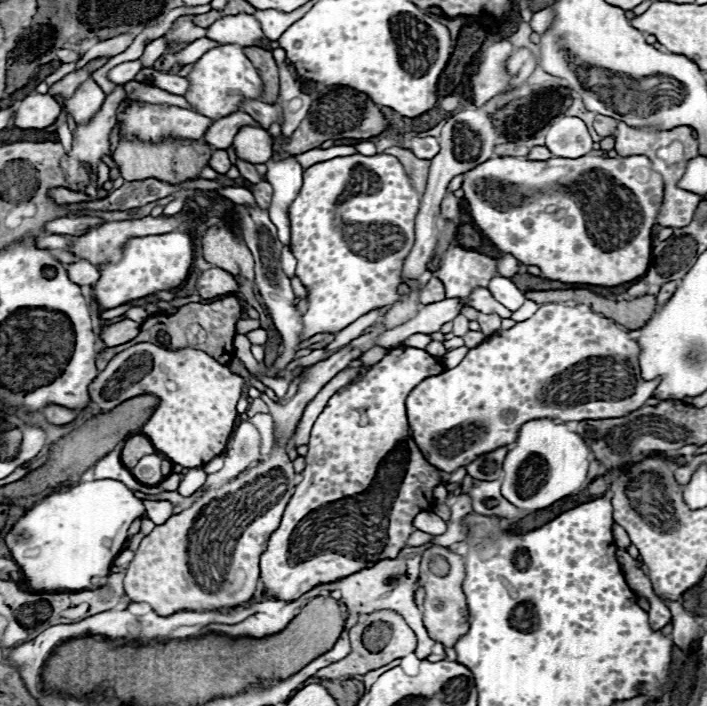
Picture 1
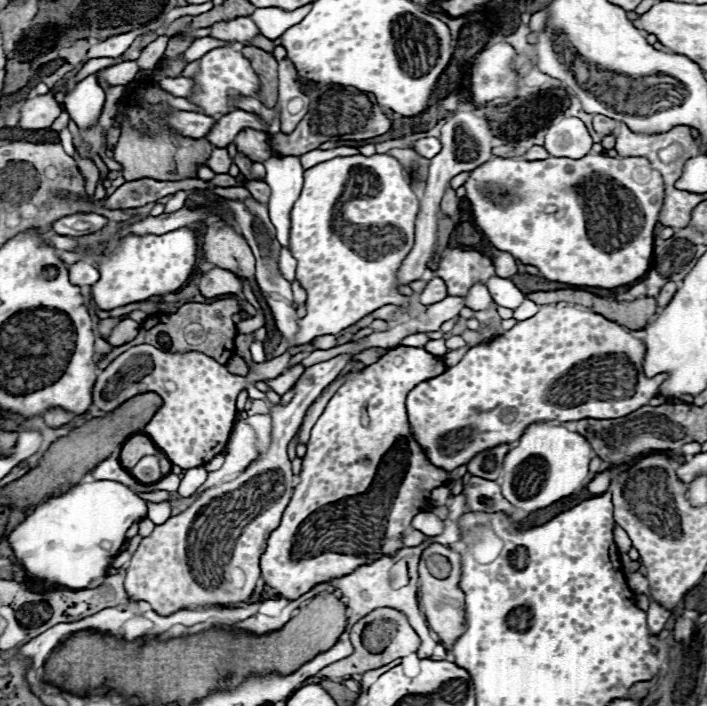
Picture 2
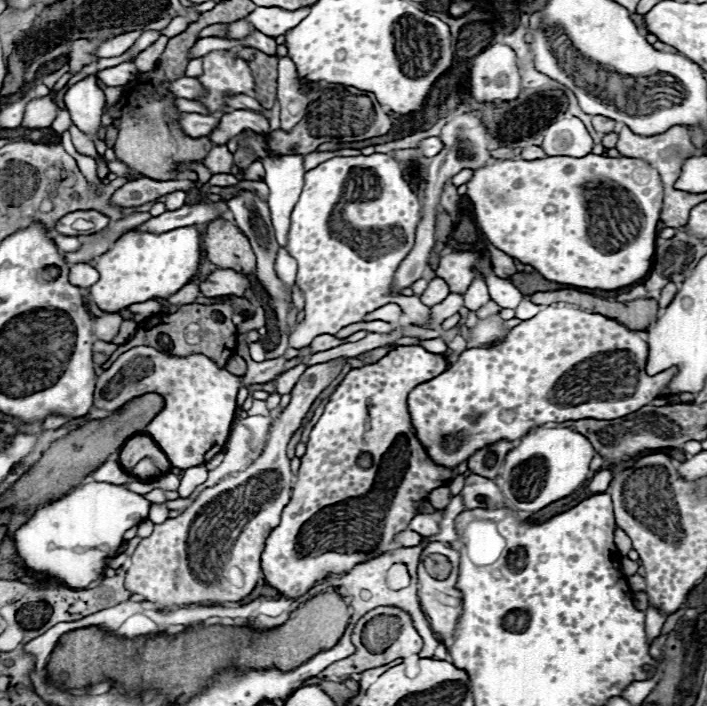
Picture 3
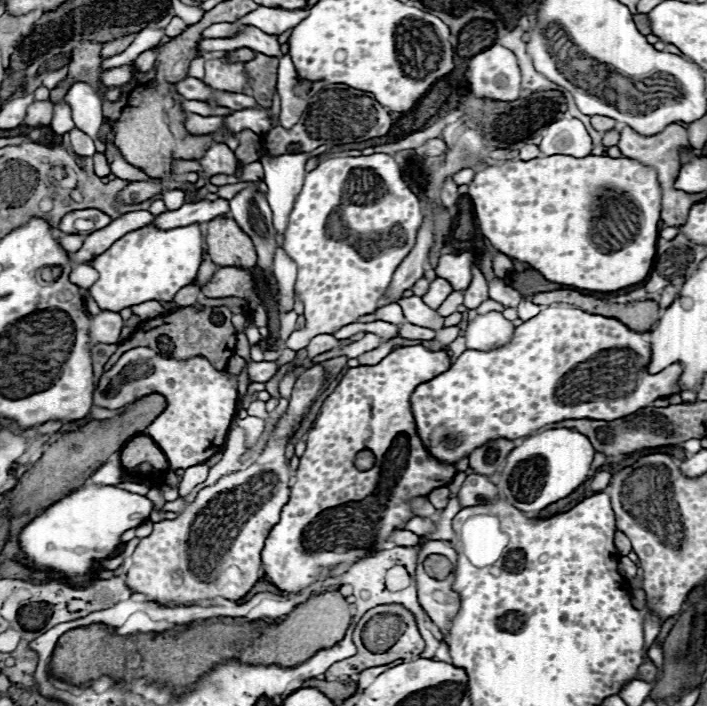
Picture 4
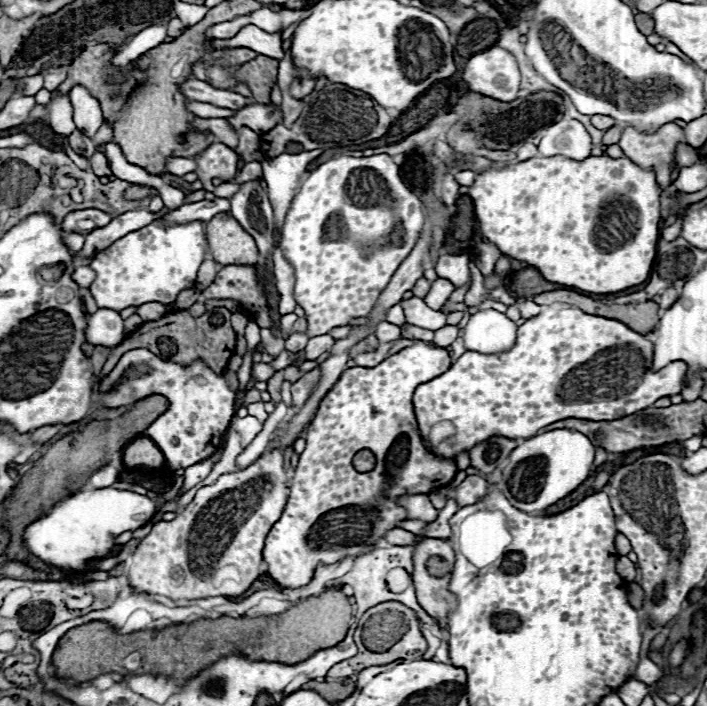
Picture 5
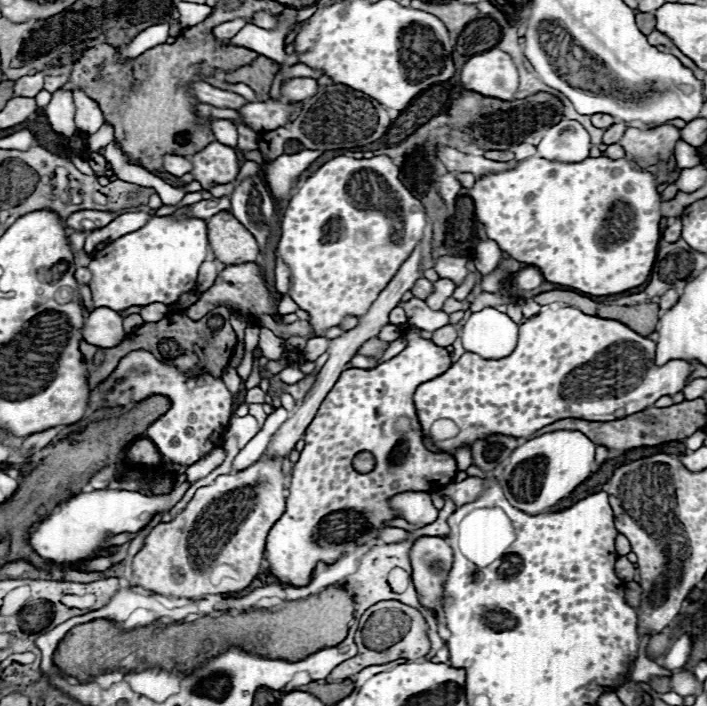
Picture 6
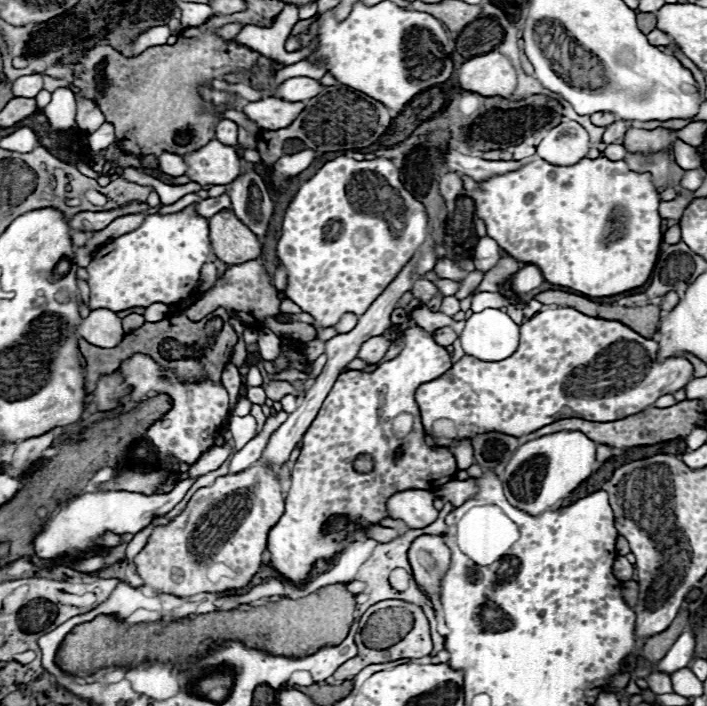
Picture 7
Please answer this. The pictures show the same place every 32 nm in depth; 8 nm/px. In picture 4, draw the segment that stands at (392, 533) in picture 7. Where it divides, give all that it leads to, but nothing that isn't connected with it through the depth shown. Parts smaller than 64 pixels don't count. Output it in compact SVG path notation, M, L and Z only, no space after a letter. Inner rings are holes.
M396 530L390 536L390 542L398 544L398 546L416 546L416 544L420 544L420 536L410 530Z

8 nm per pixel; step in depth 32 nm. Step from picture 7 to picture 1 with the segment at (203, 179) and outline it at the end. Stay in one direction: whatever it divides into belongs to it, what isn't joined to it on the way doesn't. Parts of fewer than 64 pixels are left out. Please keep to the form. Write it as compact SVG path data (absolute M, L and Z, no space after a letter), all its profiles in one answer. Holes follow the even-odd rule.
M214 150L212 158L210 158L210 168L214 168L220 174L226 174L232 168L232 162L228 158L226 150Z

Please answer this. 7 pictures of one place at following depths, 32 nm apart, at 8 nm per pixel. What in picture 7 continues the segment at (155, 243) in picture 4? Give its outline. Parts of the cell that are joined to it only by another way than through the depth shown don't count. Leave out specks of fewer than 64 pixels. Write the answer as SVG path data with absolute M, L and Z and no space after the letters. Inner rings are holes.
M194 204L176 214L150 214L140 228L118 236L94 252L86 268L90 274L90 310L108 308L122 312L134 306L146 308L154 302L176 304L196 290L200 268L208 254L208 220L194 212Z

